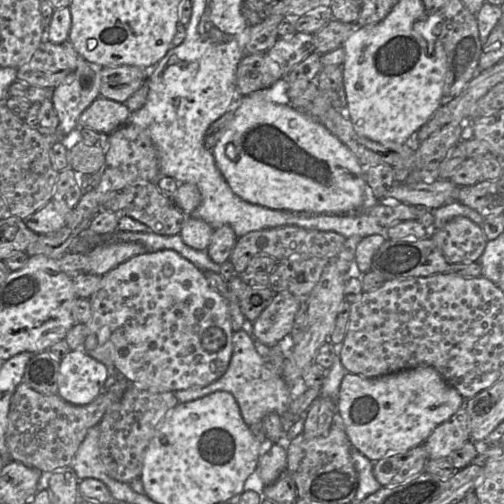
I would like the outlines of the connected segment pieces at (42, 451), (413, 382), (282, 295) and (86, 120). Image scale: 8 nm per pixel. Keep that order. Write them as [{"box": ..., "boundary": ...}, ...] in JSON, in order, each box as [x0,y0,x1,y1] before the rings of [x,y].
[{"box":[6,378,130,473],"boundary":[[[126,378],[118,379],[105,394],[99,395],[90,404],[76,406],[63,400],[57,394],[41,394],[22,381],[12,395],[8,412],[6,445],[10,459],[37,469],[41,473],[52,473],[55,470],[68,467],[88,430],[100,423],[108,408],[121,398],[130,384]]]},{"box":[337,366,464,462],"boundary":[[[418,366],[377,378],[347,373],[340,385],[337,412],[343,420],[351,444],[371,462],[377,462],[423,444],[435,428],[454,415],[464,403],[462,395],[435,368]]]},{"box":[252,291,301,346],"boundary":[[[287,291],[275,293],[252,325],[252,336],[267,346],[279,346],[292,330],[301,301]]]},{"box":[78,96,131,134],"boundary":[[[100,96],[81,113],[78,130],[89,127],[98,133],[110,134],[129,121],[130,115],[131,112],[125,103]]]}]

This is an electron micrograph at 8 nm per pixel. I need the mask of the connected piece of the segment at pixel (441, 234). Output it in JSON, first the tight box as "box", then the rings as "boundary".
{"box":[430,216,488,265],"boundary":[[[464,216],[452,218],[430,238],[450,265],[478,262],[488,242],[482,227]]]}

